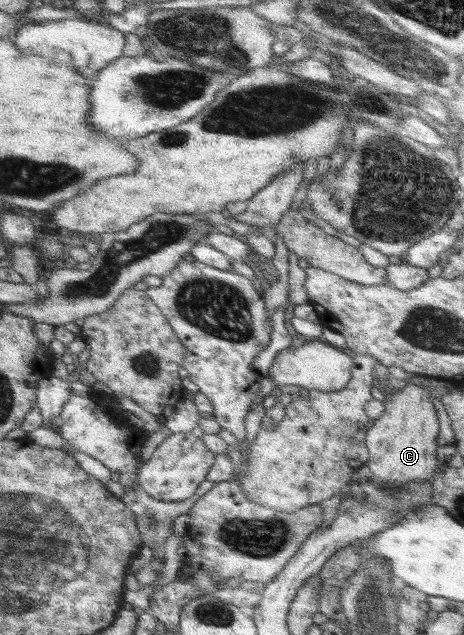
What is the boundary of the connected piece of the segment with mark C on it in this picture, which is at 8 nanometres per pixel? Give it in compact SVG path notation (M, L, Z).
M419 376L406 380L407 385L397 391L390 390L383 398L384 414L377 418L366 432L365 443L369 452L366 467L381 483L407 485L411 481L429 482L438 474L436 443L439 421L433 406L428 380Z

